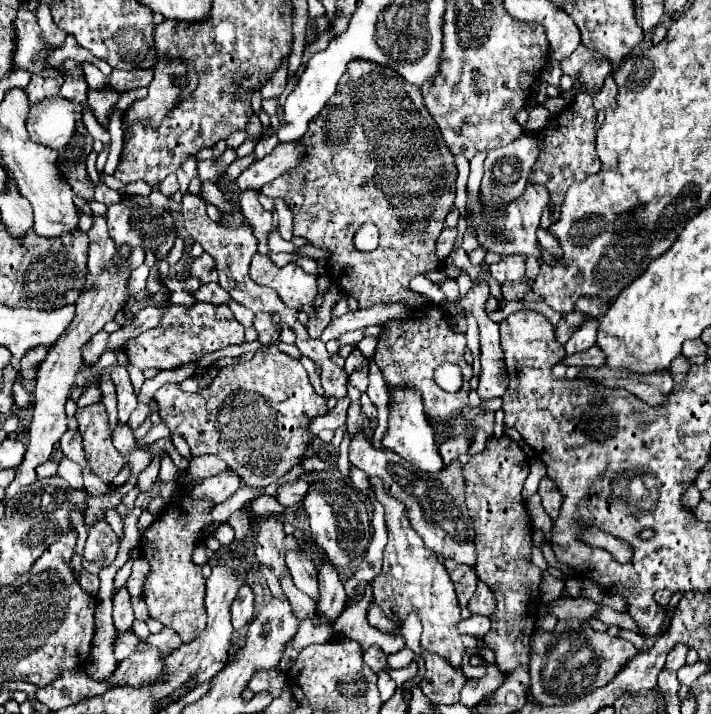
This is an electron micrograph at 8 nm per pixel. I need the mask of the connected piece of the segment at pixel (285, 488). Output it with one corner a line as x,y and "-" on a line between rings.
298,479
298,481
294,481
294,483
288,481
288,483
284,483
284,485
278,489
276,499
278,499
280,505
290,507
290,505
302,503
302,499
304,499
306,493
308,493
308,489
310,489
310,483
304,481
304,479

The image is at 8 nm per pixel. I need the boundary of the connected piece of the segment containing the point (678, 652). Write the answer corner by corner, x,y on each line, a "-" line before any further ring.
676,645
676,649
672,649
672,651
668,653
668,659
666,659
664,669
674,669
674,671
678,671
678,669
684,665
686,653
688,653
688,647
686,647
686,645

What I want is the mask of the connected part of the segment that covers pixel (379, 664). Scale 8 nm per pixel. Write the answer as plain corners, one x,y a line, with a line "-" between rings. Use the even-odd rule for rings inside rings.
372,645
370,649
364,651
364,663
366,663
374,673
378,673
378,671
386,671
386,667
388,667
388,663
386,663
386,655
382,653
382,649
380,649
378,645

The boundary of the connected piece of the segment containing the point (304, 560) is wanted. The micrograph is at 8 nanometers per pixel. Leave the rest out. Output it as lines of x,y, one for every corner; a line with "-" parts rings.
306,551
300,553
290,553
288,555
288,569
292,575
294,585
310,595
314,601
320,599
320,589
318,589
318,579
316,579
316,567
312,565
312,559

